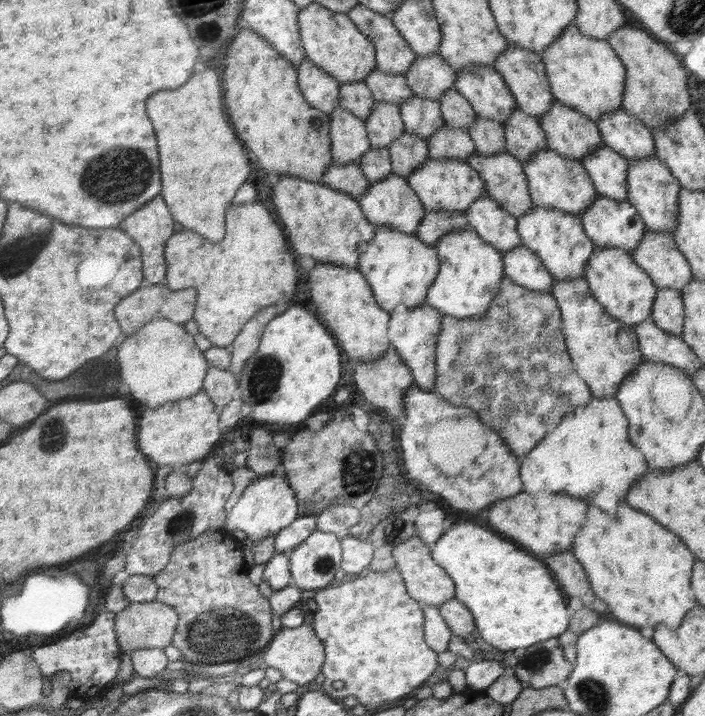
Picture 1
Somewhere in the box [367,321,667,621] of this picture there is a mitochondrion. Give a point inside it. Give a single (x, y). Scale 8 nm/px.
(394, 530)

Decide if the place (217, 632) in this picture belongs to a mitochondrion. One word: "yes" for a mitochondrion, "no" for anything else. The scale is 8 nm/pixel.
yes

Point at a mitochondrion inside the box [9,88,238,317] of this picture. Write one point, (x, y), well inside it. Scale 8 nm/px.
(116, 178)

